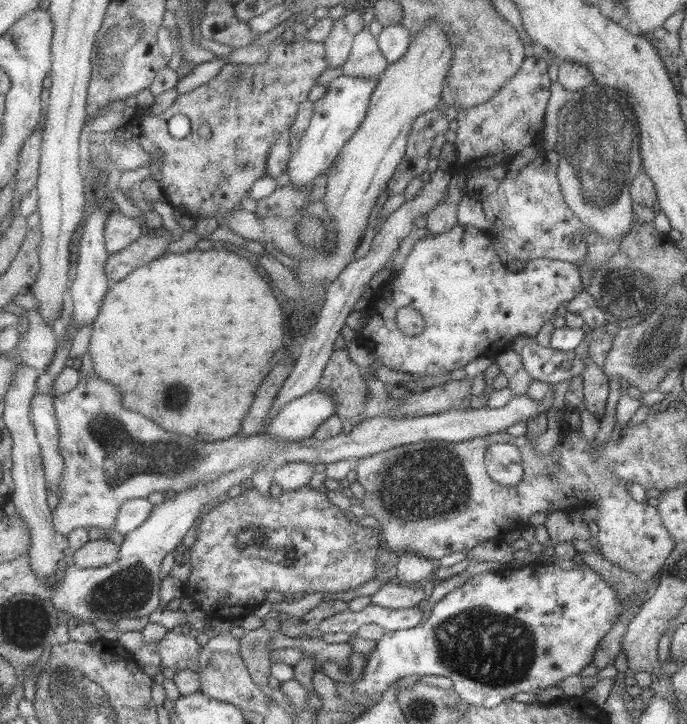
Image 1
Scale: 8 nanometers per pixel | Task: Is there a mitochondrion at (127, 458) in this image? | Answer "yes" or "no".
yes

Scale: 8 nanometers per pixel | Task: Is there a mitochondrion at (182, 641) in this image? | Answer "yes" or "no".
no

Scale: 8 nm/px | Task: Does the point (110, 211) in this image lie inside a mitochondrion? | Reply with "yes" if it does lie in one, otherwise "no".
no

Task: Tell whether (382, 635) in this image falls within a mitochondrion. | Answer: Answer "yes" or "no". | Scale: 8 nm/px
no

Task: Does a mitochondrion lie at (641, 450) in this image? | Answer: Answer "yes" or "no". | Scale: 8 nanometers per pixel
yes

